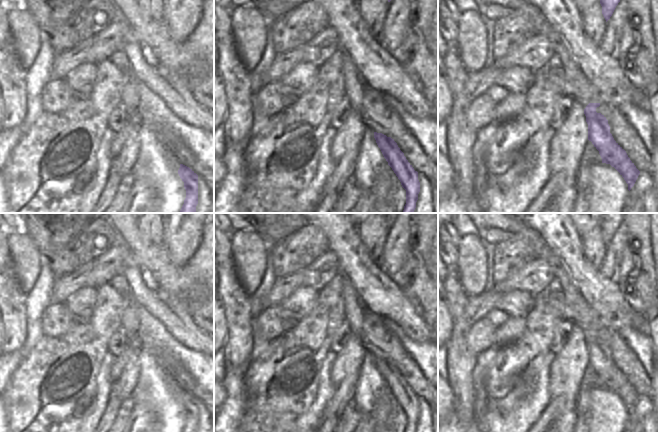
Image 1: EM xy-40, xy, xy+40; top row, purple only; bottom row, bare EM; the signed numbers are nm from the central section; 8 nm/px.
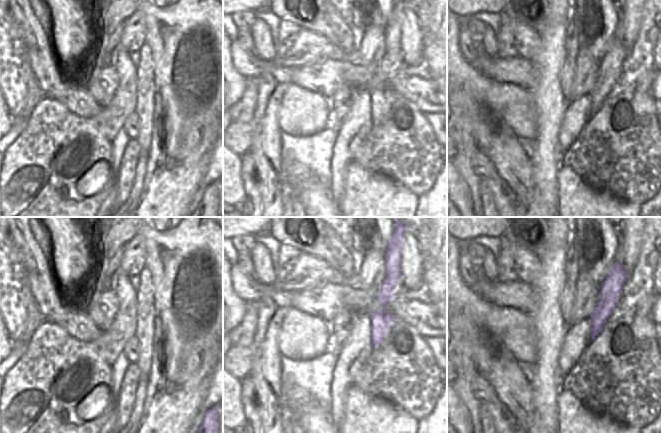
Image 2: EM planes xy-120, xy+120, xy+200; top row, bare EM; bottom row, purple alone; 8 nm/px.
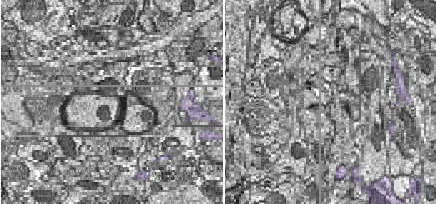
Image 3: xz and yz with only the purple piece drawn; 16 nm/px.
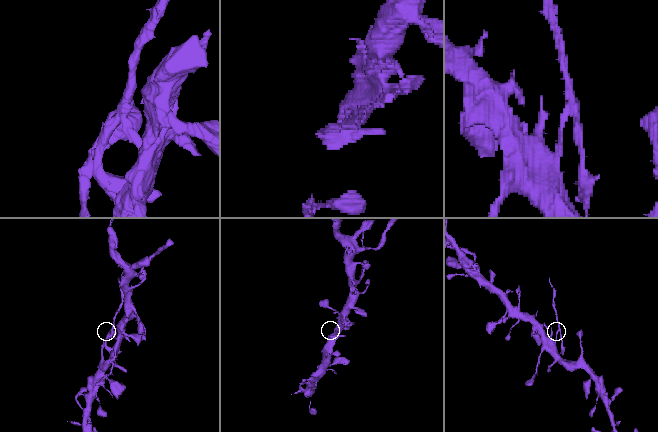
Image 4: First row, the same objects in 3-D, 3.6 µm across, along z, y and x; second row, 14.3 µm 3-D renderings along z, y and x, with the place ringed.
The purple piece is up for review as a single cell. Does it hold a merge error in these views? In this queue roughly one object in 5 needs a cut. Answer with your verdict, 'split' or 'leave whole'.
split

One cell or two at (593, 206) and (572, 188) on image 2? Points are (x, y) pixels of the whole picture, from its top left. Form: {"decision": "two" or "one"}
{"decision": "one"}

